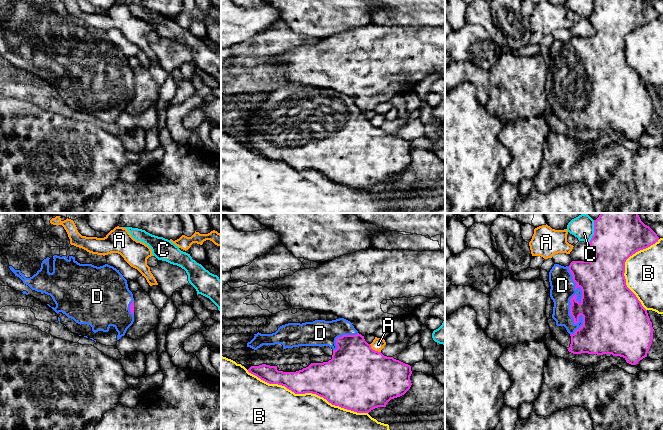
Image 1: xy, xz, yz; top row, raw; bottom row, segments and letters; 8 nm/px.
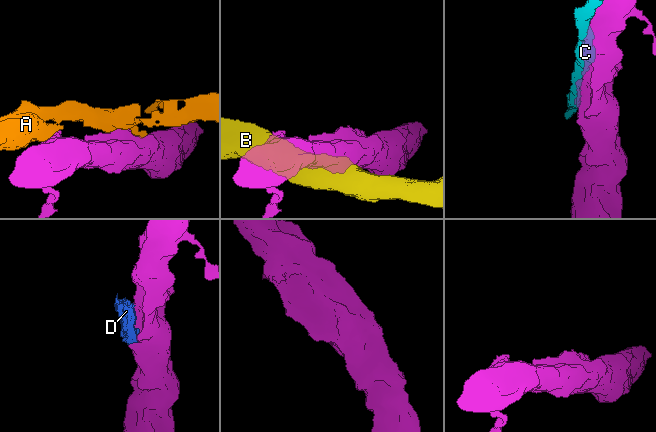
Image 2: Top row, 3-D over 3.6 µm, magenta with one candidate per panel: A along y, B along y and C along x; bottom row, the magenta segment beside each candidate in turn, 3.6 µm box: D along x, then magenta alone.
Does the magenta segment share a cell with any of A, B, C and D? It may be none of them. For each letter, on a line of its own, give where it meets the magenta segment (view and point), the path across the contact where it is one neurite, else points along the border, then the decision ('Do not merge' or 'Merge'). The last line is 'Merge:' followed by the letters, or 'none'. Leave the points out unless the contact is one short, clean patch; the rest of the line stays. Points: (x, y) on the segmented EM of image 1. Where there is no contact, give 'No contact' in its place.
A: Touches magenta at xz (374, 350). Do not merge
B: Touches magenta at xz (307, 392). Do not merge
C: Touches magenta at yz (594, 231). Do not merge
D: Touches magenta at yz (570, 300). Merge
Merge: D

